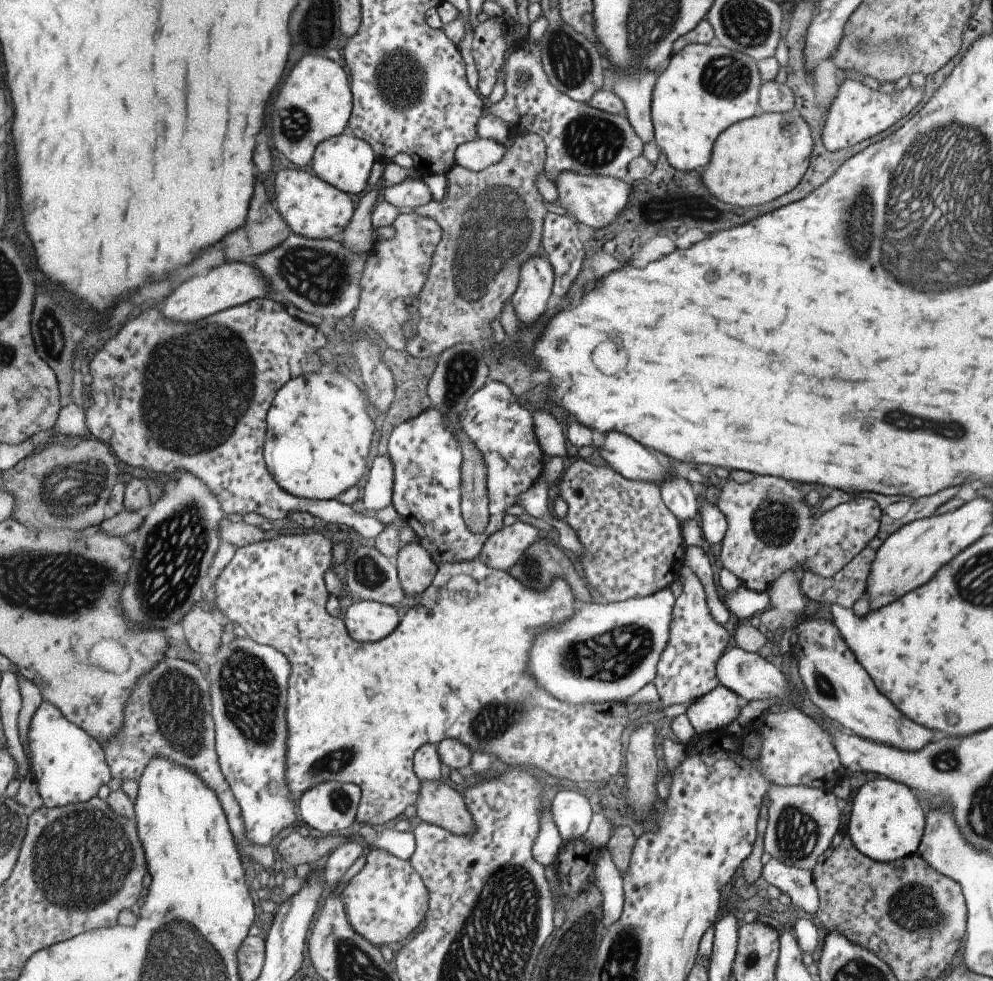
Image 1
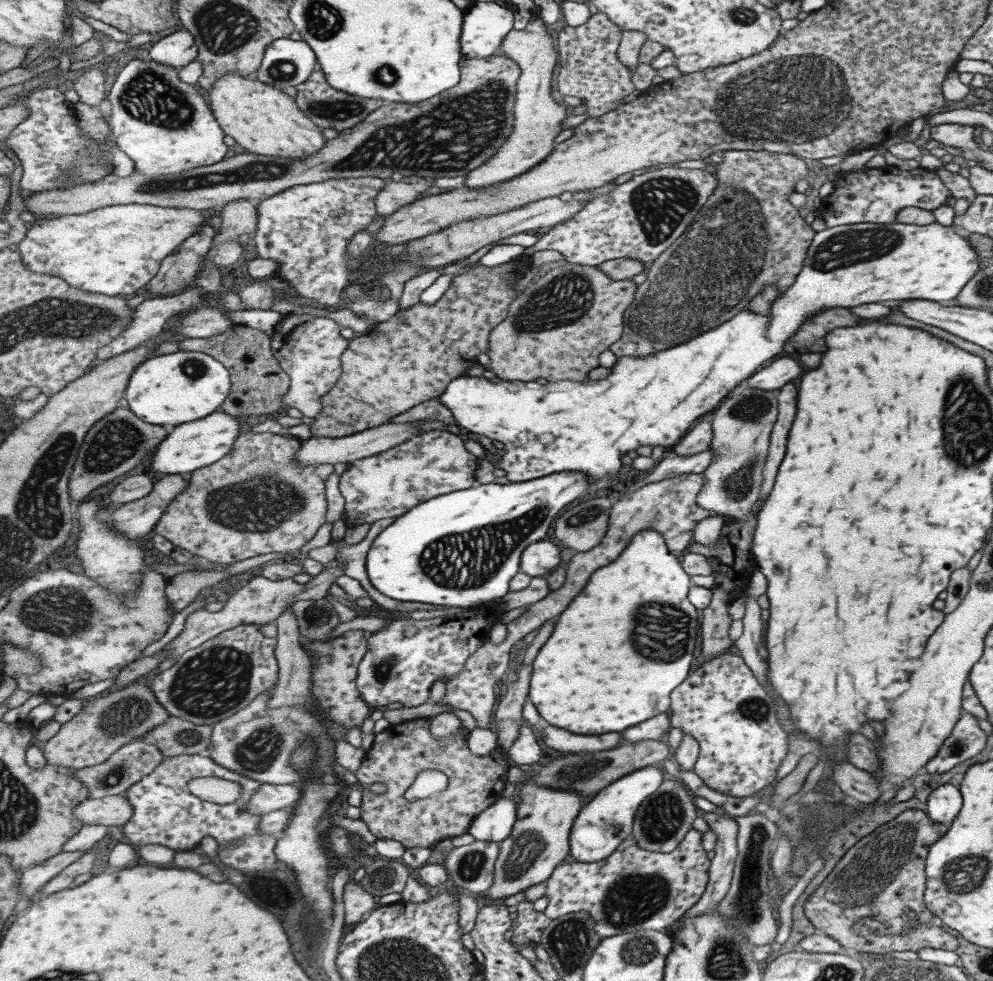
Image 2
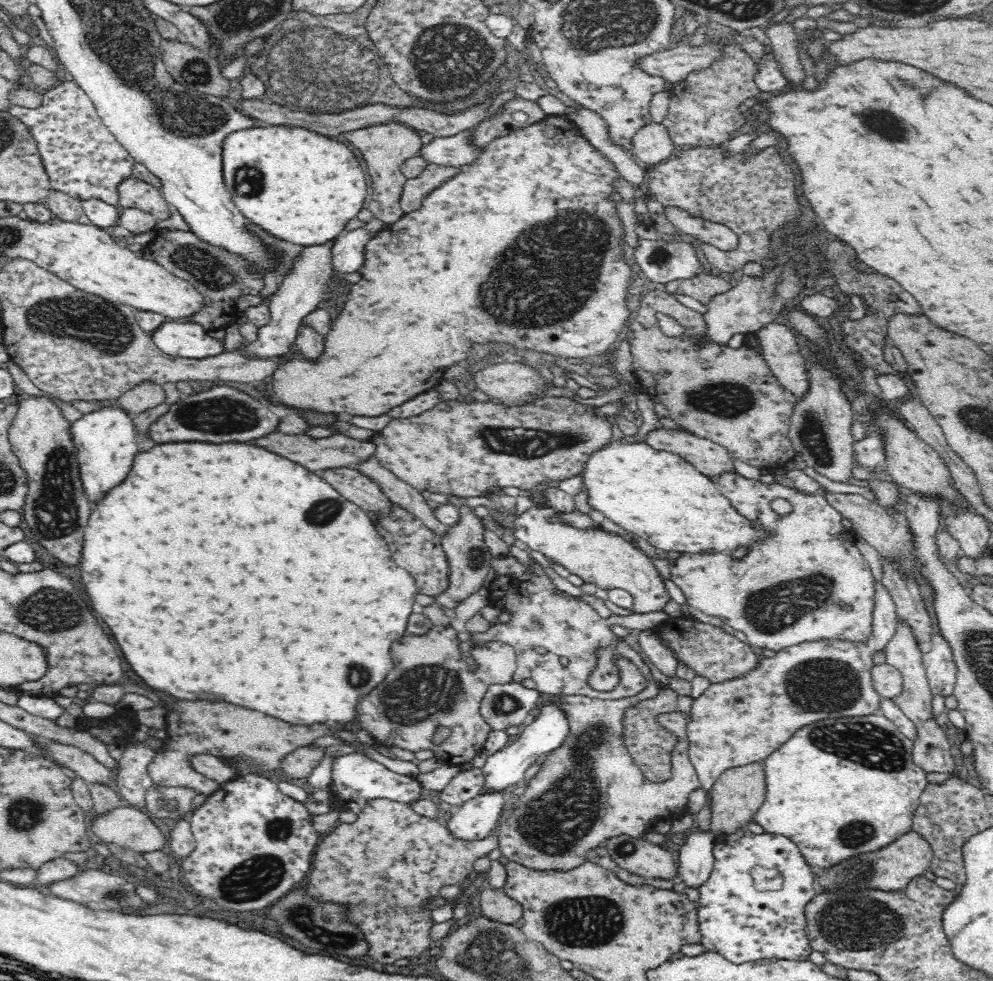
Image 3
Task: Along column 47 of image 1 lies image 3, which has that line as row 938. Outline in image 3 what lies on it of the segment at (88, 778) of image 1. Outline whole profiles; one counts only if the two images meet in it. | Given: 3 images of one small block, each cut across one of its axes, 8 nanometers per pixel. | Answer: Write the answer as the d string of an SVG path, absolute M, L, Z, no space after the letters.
M746 828L734 836L718 836L712 854L714 870L700 888L696 912L702 946L708 952L726 956L734 964L760 958L810 960L806 906L816 896L816 876L804 854L784 836L752 834Z

